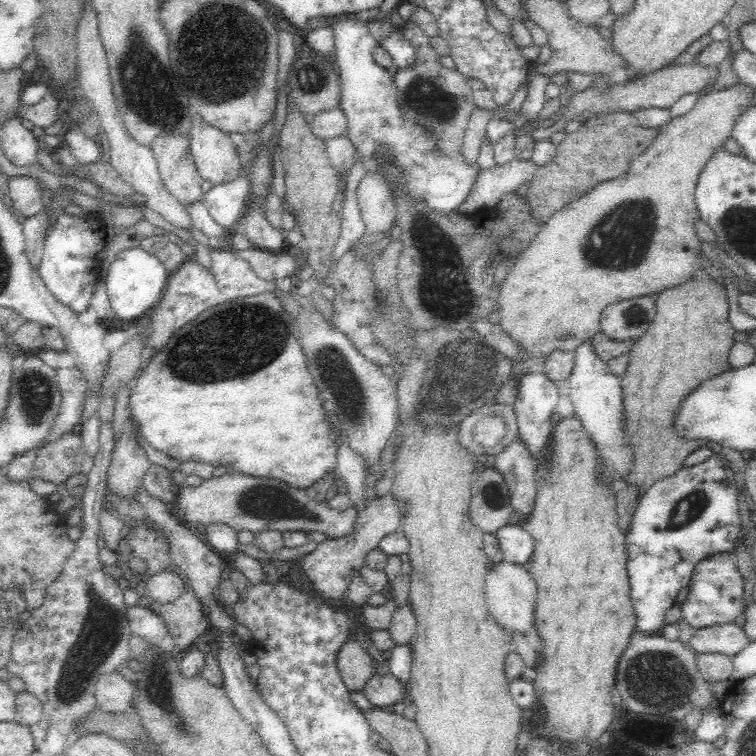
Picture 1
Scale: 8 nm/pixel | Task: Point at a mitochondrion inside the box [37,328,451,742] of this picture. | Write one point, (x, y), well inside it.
(102, 629)

